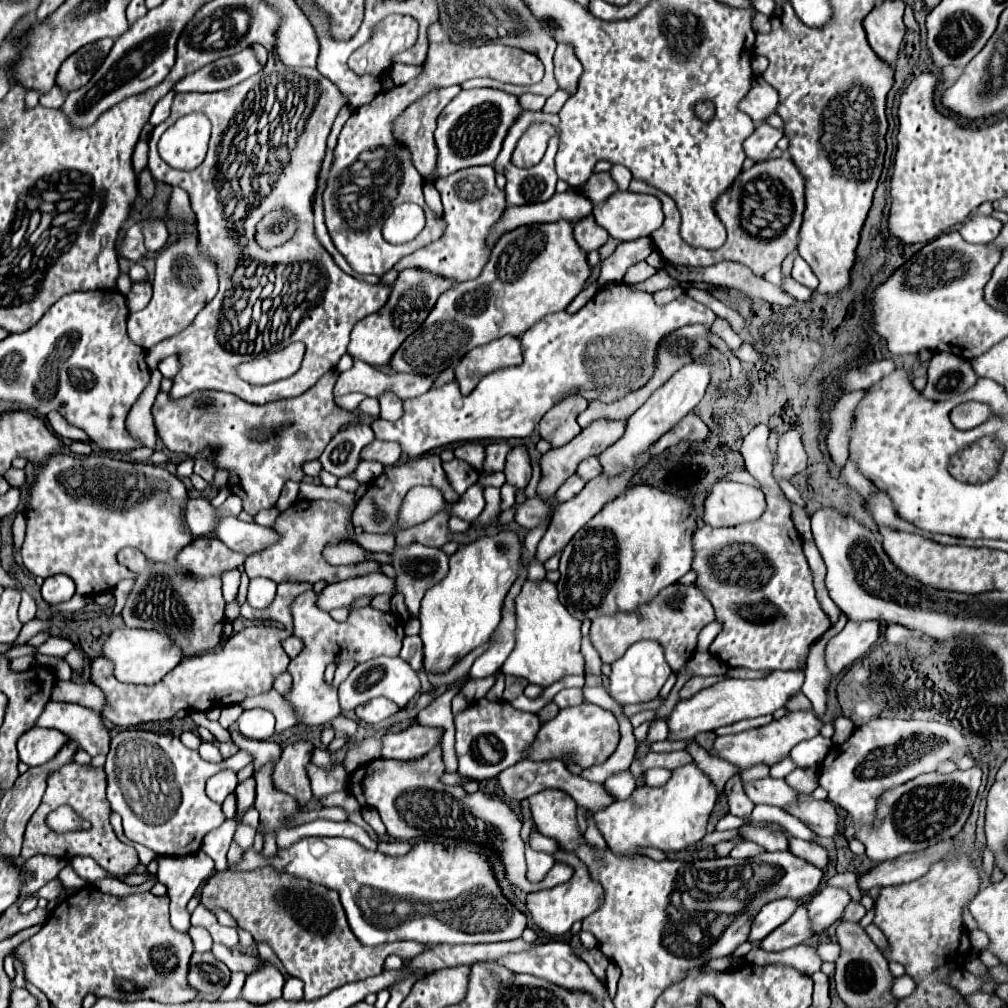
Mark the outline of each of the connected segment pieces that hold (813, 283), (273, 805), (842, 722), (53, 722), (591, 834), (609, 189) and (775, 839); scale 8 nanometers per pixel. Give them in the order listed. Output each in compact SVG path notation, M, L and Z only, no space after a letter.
M794 257L794 269L792 269L792 277L798 281L798 283L802 283L802 285L806 285L808 289L816 289L818 287L818 279L816 279L816 275L812 273L812 269L810 269L810 265L802 259L802 257Z
M266 763L262 769L254 773L256 777L256 801L254 807L260 811L260 821L264 823L262 833L266 831L278 831L284 827L284 817L300 811L300 807L290 799L290 795L284 795L274 789L270 775L272 775L274 763Z
M840 716L834 721L834 729L836 729L836 733L834 733L832 741L834 741L834 745L840 745L840 743L844 743L852 735L854 723L848 717Z
M50 701L36 721L38 727L60 729L72 737L90 755L106 755L110 747L110 731L106 729L100 713L76 703Z
M586 811L586 823L588 823L588 827L586 827L586 841L590 841L592 845L602 845L602 849L606 847L606 841L604 841L604 837L602 837L602 833L598 831L598 827L596 827L596 821L592 819L592 813L590 811Z
M592 173L592 177L582 187L576 187L576 191L584 193L584 197L592 201L592 205L602 205L618 189L610 179L610 173Z
M744 825L740 837L746 839L746 841L758 843L766 851L788 851L788 839L784 837L782 831L770 831L766 827L748 827L748 825Z

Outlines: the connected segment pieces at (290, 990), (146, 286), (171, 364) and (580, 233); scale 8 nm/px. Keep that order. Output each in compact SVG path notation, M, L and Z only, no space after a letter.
M290 977L288 981L286 981L286 985L284 985L284 999L286 1001L300 1001L302 999L302 981L300 979L296 979L296 977Z
M146 281L144 283L134 283L132 285L132 291L130 291L130 295L126 297L128 301L128 309L130 311L140 311L140 309L144 309L152 298L152 284L150 281Z
M176 355L162 359L162 361L160 361L160 365L158 365L160 373L162 373L164 377L168 377L168 379L172 379L172 377L174 377L174 373L178 373L178 367L180 367L180 365L178 365L178 357L176 357Z
M586 217L584 221L578 221L574 223L574 239L580 247L584 247L584 251L594 251L594 249L600 249L606 241L608 241L608 231L598 227L590 217Z

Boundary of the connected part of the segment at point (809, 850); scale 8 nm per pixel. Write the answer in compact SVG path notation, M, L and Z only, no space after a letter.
M792 837L792 839L790 839L790 851L792 851L796 857L808 861L810 865L816 865L818 869L824 869L824 867L828 865L828 853L826 853L826 849L824 849L822 845L818 845L818 843L808 843L808 841L802 841L802 839Z

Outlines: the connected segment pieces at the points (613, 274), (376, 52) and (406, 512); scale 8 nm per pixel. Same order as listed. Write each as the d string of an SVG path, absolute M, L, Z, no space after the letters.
M642 237L636 241L620 241L614 253L602 261L602 273L598 279L598 285L610 285L616 281L622 281L624 273L630 265L644 261L654 251L650 237Z
M388 15L376 28L370 41L350 55L350 69L354 73L370 73L380 77L390 59L410 49L418 37L418 23L408 15Z
M414 487L408 491L404 505L400 509L400 517L398 517L398 525L400 529L418 525L428 521L432 515L436 515L438 511L442 511L446 507L442 493L434 487Z

